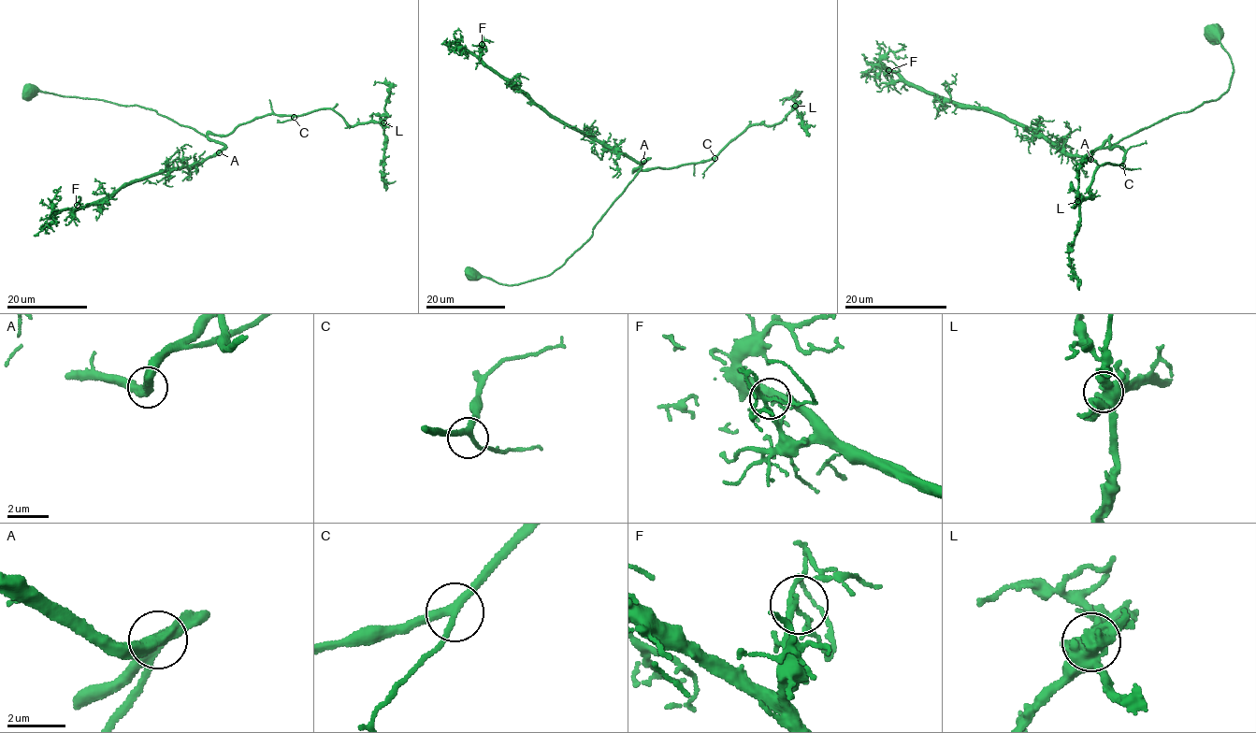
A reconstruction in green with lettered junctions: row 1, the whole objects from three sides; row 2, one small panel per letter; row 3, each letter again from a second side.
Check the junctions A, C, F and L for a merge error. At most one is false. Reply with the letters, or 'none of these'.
none of these

